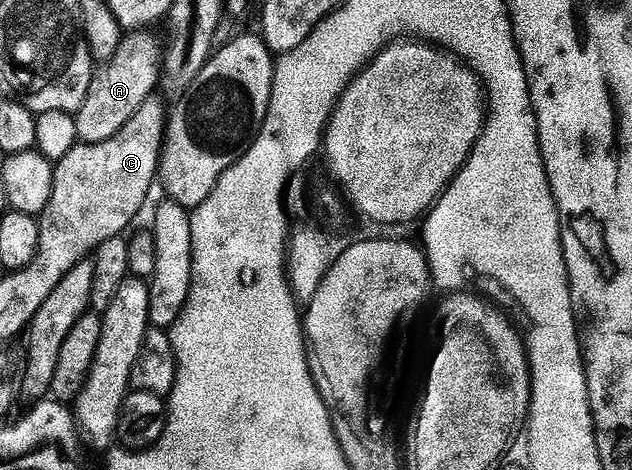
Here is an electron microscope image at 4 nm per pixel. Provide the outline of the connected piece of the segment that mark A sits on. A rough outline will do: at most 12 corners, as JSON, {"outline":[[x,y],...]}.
{"outline":[[132,31],[95,74],[75,114],[102,143],[153,96],[162,46]]}

